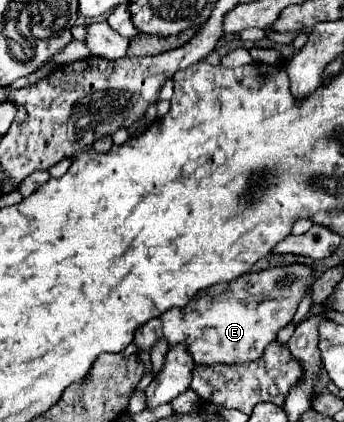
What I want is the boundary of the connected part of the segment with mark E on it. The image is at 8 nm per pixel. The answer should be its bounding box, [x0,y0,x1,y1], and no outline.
[133,263,315,367]

